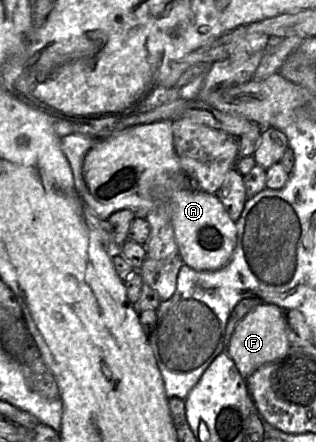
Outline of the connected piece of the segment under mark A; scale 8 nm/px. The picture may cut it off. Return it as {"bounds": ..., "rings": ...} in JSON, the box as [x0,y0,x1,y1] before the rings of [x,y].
{"bounds":[61,121,236,271],"rings":[[[157,121],[135,125],[117,131],[106,138],[86,136],[82,133],[61,137],[61,149],[73,173],[75,189],[82,201],[101,219],[108,219],[114,212],[130,209],[137,216],[144,216],[159,206],[168,206],[179,255],[184,265],[197,271],[212,271],[226,265],[236,246],[236,225],[215,194],[199,189],[182,168],[173,141],[173,121]]]}

